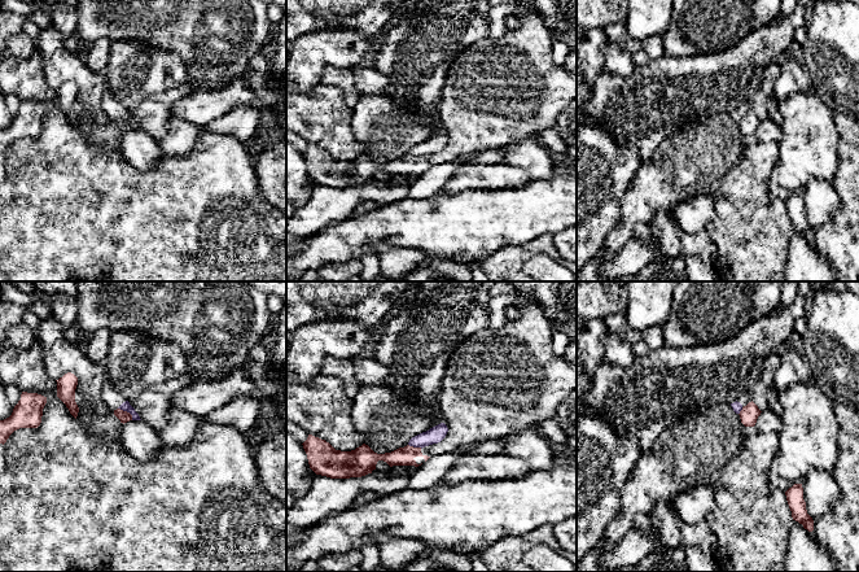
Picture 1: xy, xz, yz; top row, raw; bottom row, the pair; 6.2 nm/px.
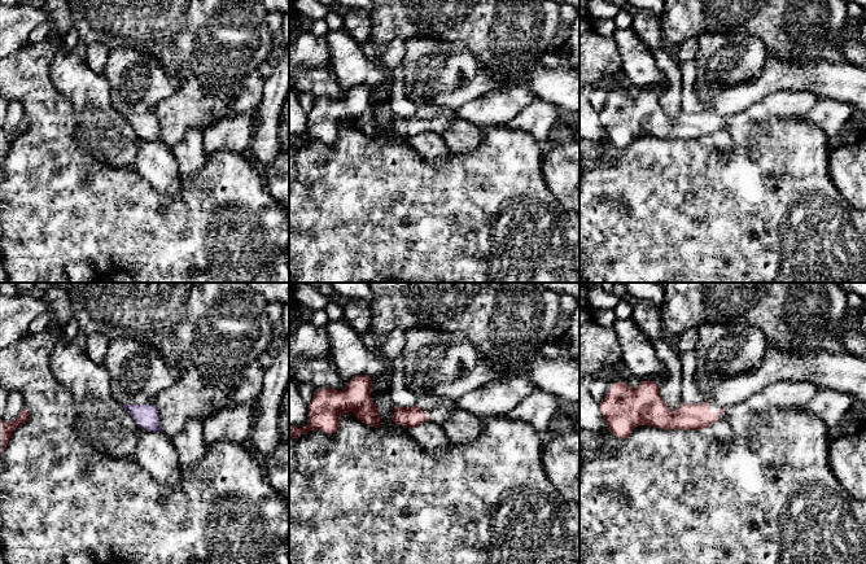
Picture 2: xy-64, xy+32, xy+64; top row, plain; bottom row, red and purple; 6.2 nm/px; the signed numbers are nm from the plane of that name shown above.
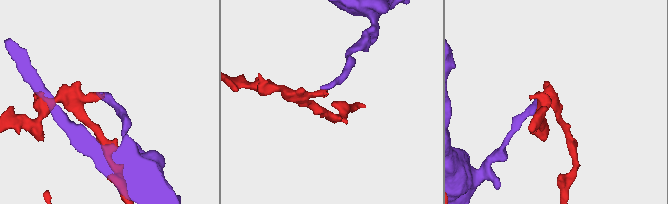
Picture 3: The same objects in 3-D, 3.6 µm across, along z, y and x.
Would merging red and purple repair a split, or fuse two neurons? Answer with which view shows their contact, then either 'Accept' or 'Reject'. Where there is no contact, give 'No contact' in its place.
Touches red in xy. Reject

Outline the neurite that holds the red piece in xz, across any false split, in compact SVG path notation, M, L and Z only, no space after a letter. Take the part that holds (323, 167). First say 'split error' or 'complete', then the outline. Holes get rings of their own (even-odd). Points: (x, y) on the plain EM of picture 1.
split error | M491 0L491 5L498 4L522 8L520 27L505 30L499 39L487 36L469 45L452 61L439 100L439 118L448 137L441 152L422 158L407 154L377 163L365 153L351 161L336 160L325 149L308 144L302 154L310 178L330 188L350 188L372 183L378 170L390 176L418 176L433 165L453 162L473 152L500 149L521 139L538 137L543 130L555 127L558 114L577 99L577 75L553 64L553 39L536 9L518 0Z

